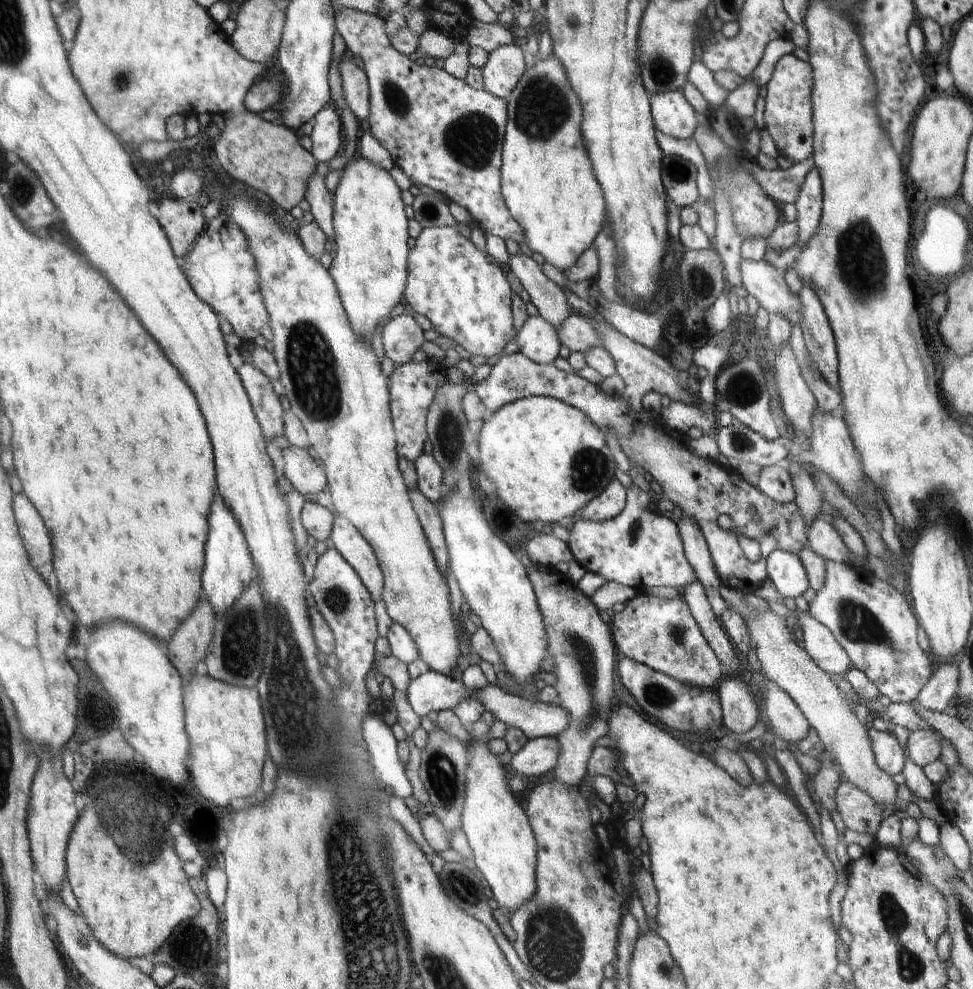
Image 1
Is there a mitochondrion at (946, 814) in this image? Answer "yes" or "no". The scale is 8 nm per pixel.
no

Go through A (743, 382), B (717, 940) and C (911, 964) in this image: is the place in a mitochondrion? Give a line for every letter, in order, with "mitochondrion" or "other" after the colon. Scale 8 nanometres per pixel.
A: mitochondrion
B: other
C: mitochondrion

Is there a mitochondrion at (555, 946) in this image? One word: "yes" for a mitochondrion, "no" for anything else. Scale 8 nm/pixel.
yes

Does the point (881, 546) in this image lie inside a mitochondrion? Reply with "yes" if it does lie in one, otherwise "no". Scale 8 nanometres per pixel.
no

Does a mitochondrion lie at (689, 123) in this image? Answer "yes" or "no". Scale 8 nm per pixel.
no

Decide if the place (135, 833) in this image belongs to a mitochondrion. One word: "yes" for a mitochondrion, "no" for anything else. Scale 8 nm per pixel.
yes

